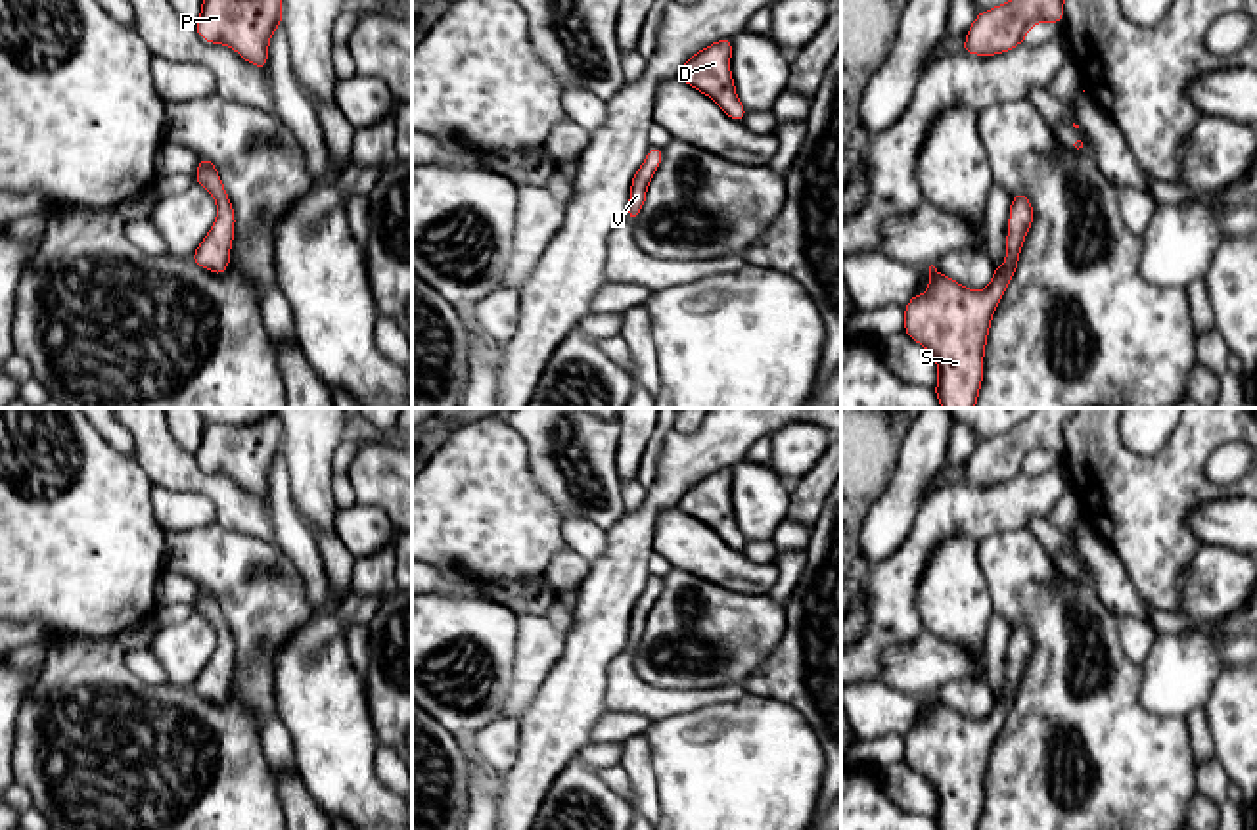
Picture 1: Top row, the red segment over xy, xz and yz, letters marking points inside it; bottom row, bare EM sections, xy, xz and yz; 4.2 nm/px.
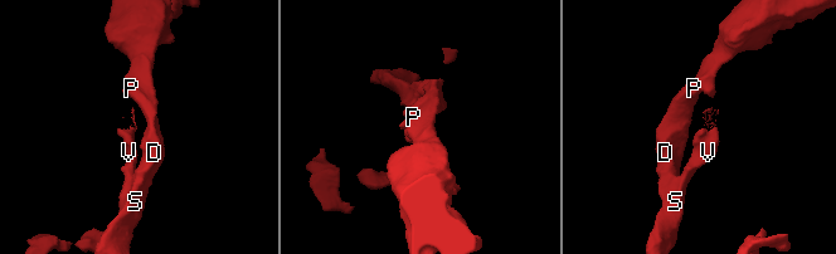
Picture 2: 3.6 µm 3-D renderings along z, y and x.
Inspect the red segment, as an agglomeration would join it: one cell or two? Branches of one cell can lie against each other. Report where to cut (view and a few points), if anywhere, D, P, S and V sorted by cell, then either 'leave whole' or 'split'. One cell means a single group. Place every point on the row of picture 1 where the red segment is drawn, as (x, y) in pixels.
cut none; groups D P S V; leave whole

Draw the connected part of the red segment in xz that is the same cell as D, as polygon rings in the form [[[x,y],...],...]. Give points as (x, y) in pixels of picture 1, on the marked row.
[[[722,38],[696,52],[678,71],[678,79],[709,96],[734,121],[743,123],[747,111],[738,100],[730,71],[732,38]]]

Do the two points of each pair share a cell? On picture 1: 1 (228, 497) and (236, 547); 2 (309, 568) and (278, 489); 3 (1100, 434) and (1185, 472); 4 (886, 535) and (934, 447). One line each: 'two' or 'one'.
1: two
2: one
3: one
4: one

